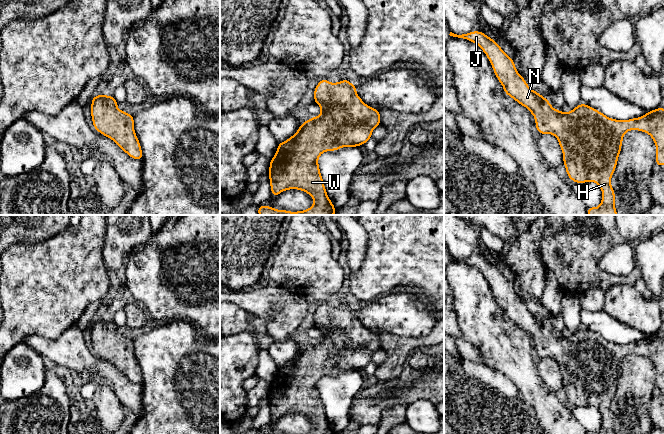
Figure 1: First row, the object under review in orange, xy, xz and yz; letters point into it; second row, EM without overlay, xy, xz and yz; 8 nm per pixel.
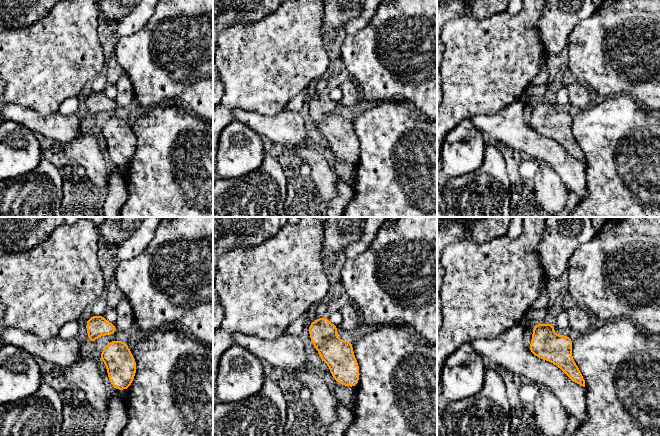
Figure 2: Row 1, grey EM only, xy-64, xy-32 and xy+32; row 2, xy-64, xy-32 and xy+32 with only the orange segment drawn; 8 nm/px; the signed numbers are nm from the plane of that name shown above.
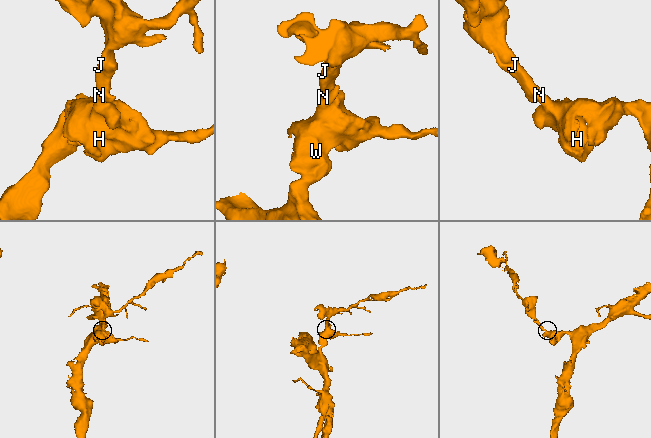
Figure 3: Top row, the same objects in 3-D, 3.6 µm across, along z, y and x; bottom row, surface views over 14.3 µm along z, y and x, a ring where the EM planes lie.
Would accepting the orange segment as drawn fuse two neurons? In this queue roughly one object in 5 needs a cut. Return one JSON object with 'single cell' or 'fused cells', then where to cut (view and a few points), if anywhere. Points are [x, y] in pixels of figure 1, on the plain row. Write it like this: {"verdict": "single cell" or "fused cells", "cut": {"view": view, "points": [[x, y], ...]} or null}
{"verdict": "single cell", "cut": null}

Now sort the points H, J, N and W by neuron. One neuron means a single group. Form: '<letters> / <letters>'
H J N W

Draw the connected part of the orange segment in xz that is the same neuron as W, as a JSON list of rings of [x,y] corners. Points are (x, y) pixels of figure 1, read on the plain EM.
[[[326,302],[320,303],[314,312],[314,327],[321,331],[320,339],[301,347],[293,360],[278,367],[277,375],[270,384],[268,400],[273,421],[283,415],[297,413],[314,423],[314,428],[307,434],[336,434],[320,398],[319,380],[342,371],[365,369],[372,362],[372,354],[381,347],[379,335],[365,328],[356,313],[357,309],[352,309],[347,302],[336,307],[330,307]]]

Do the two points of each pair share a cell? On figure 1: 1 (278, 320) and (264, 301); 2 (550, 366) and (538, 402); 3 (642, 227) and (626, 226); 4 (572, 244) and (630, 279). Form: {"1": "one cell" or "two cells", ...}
{"1": "one cell", "2": "two cells", "3": "one cell", "4": "one cell"}

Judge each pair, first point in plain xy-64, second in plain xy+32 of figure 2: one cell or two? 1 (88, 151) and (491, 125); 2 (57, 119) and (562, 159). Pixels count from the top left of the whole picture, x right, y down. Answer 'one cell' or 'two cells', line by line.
1: two cells
2: one cell

